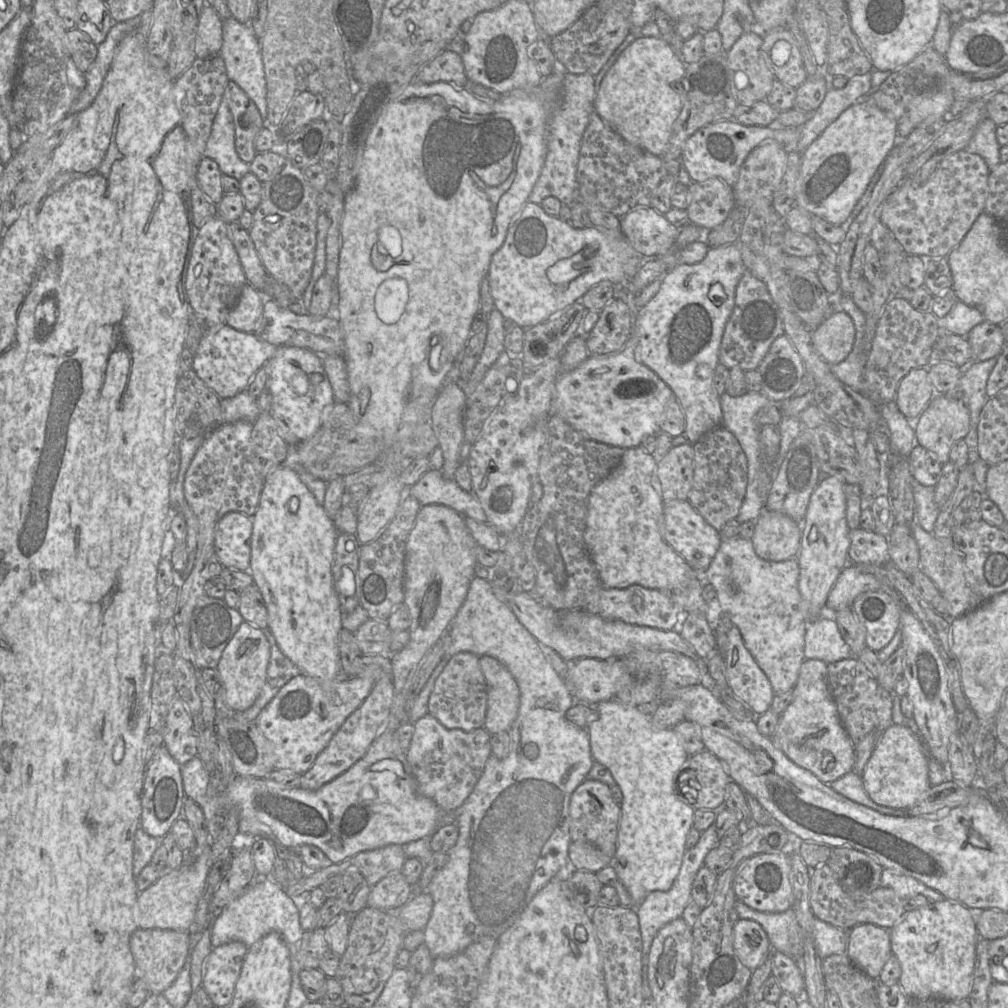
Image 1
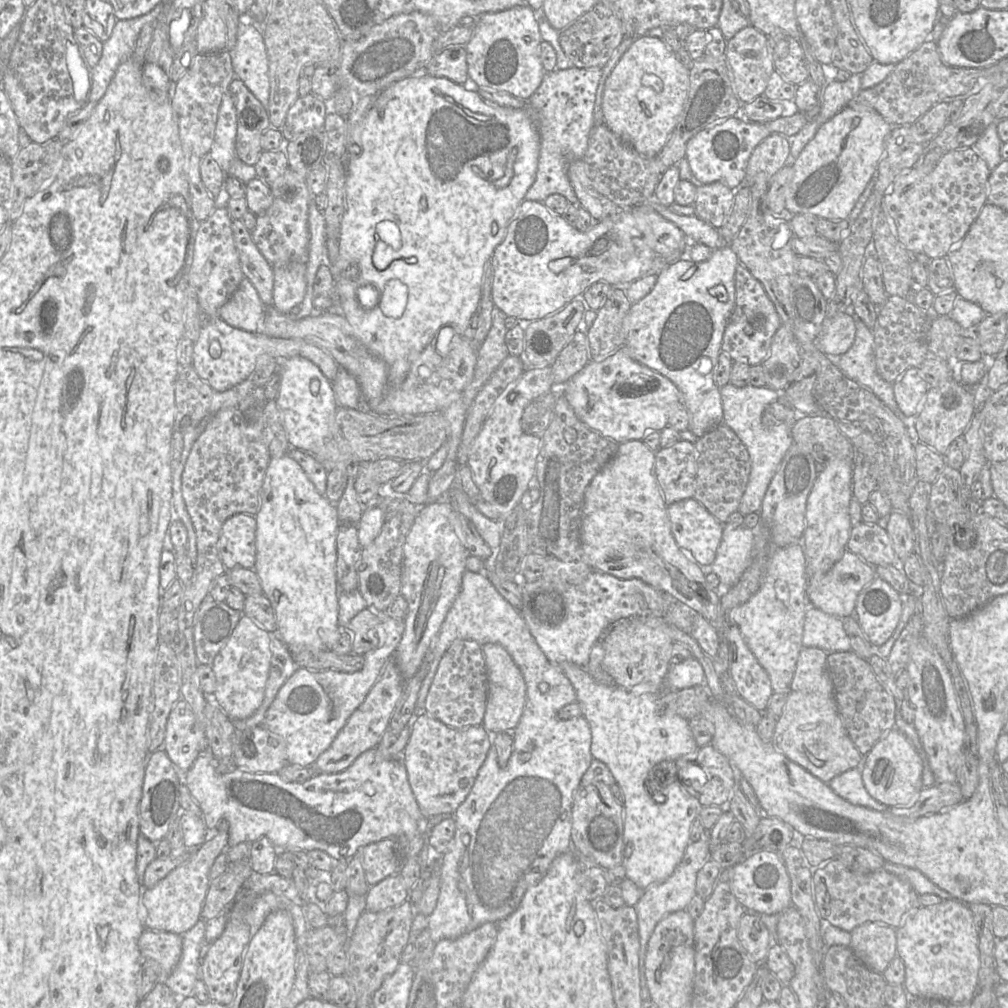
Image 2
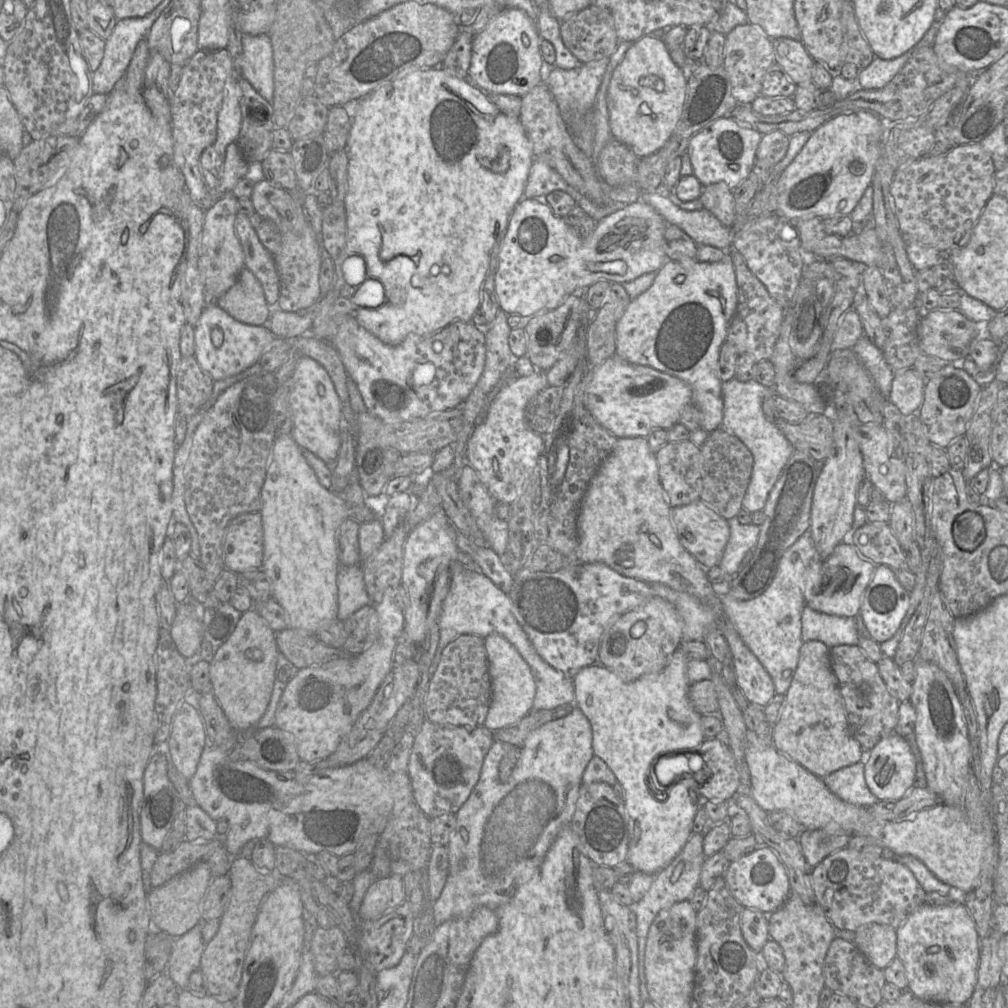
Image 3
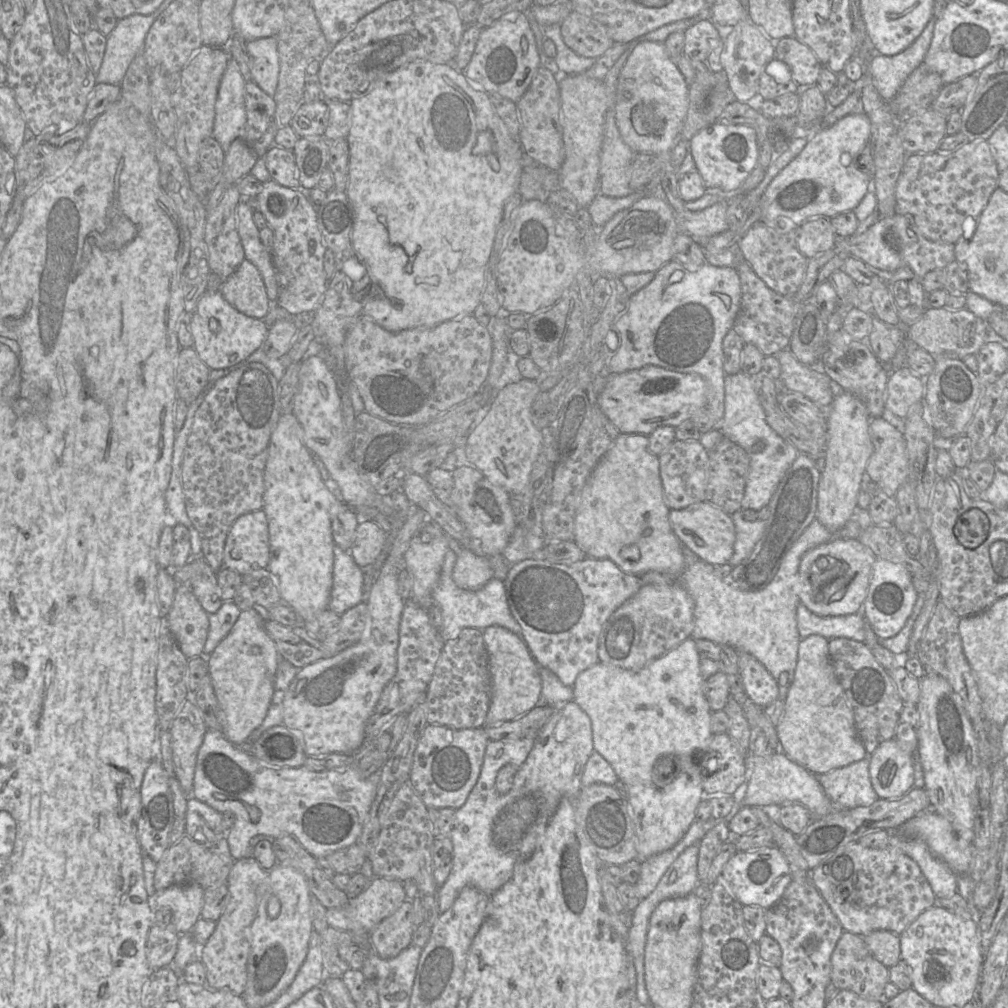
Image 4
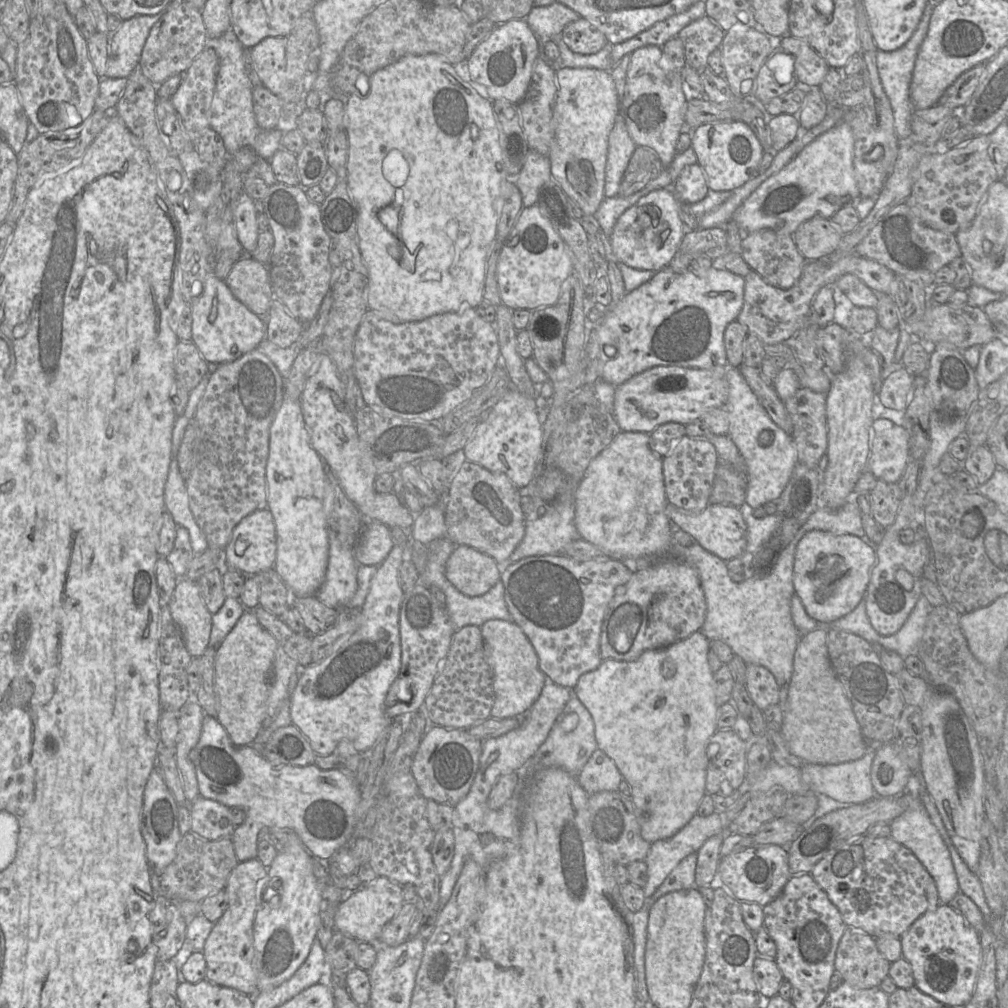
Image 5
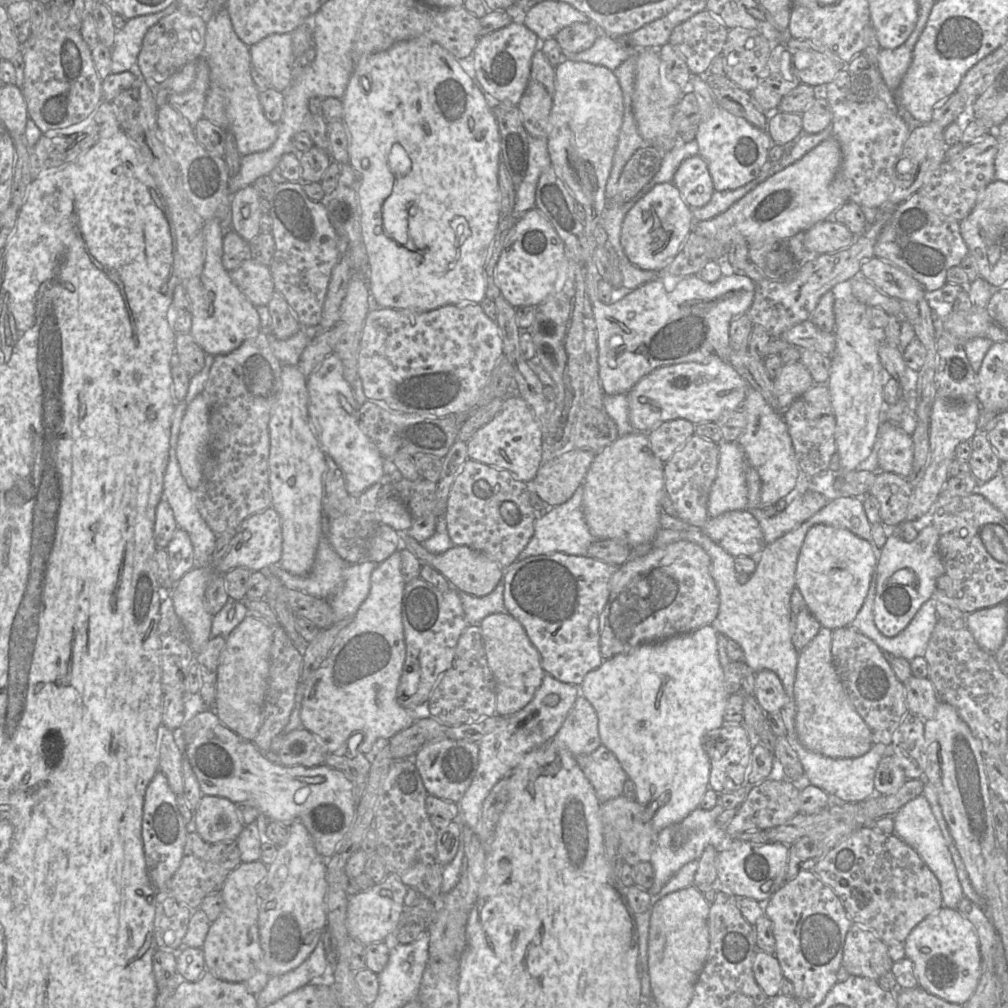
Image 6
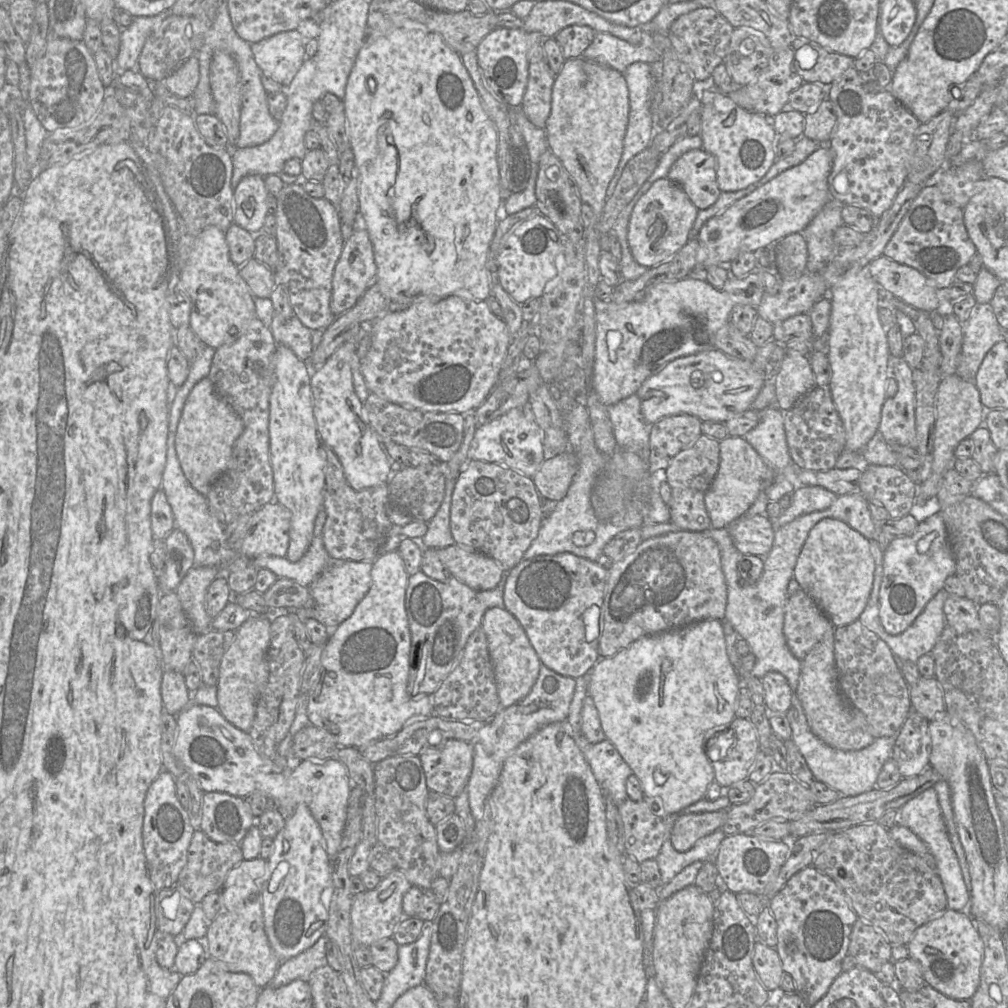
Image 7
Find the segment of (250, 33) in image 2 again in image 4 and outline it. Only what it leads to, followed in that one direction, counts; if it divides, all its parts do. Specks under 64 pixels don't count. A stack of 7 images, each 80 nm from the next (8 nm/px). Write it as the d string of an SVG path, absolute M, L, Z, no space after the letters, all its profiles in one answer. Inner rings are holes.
M269 36L246 42L246 49L250 58L252 81L274 97L280 69L277 38Z

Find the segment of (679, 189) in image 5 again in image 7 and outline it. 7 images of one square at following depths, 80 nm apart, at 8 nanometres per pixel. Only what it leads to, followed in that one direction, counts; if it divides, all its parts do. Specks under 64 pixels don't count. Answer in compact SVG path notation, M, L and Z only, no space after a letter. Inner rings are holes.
M703 148L682 154L671 166L668 178L681 186L698 209L706 209L718 199L717 159Z

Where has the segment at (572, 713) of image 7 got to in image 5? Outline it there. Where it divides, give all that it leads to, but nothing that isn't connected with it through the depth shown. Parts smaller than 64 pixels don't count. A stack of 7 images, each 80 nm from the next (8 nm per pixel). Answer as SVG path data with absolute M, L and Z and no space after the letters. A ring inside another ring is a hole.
M598 748L577 776L578 783L588 795L601 791L617 791L622 779L615 762Z

